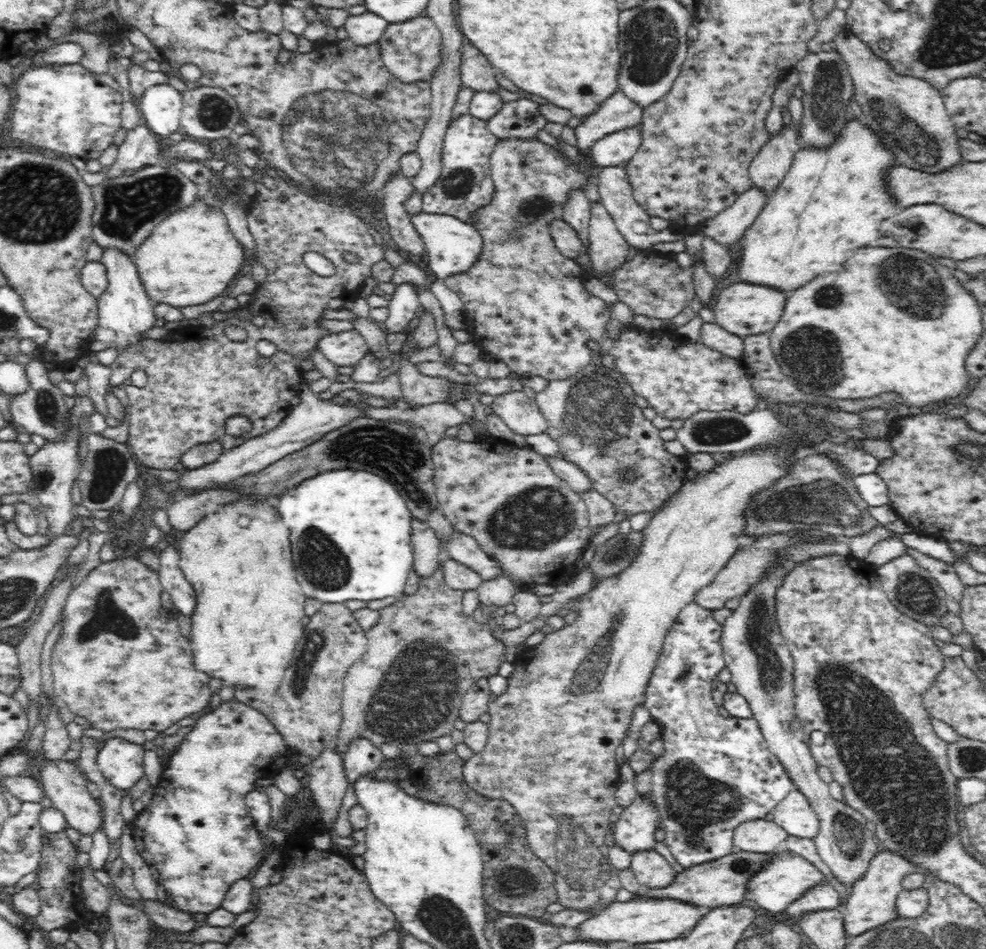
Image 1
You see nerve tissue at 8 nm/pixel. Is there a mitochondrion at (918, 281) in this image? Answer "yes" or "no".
yes

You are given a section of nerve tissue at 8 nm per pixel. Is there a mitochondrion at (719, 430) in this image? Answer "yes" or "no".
yes

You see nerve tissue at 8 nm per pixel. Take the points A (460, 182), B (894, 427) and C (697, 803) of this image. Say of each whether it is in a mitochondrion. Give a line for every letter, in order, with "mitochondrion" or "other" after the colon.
A: mitochondrion
B: other
C: mitochondrion

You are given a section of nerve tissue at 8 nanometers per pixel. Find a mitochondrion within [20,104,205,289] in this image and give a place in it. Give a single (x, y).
(126, 208)

